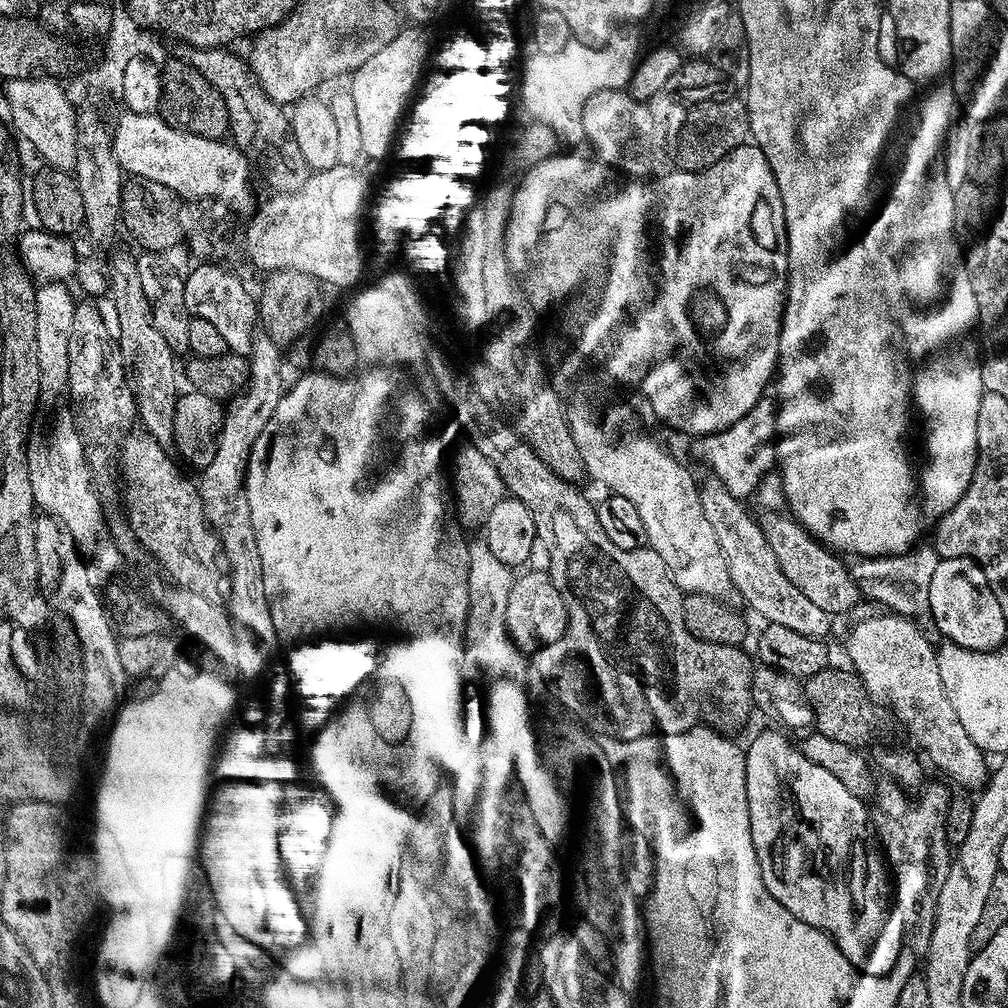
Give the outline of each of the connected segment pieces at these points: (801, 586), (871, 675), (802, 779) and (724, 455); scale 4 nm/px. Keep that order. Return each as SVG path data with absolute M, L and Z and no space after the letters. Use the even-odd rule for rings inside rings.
M784 514L769 515L772 517L768 521L765 519L762 527L766 542L770 542L770 550L774 550L774 558L778 558L778 566L786 575L786 578L794 583L794 586L797 586L798 590L801 590L802 594L810 599L810 602L815 603L817 607L821 607L827 613L839 616L839 614L850 611L862 596L852 576L851 569L846 564L845 566L842 564L841 560L843 559L837 553L830 551L825 545L811 537L791 515L780 515Z
M884 614L886 616L870 616L866 620L860 620L848 632L848 660L847 663L851 665L860 681L864 683L864 689L868 692L873 700L879 702L881 705L892 704L892 708L896 711L896 716L906 726L909 734L913 740L924 750L923 755L946 775L956 780L958 783L968 787L976 788L975 790L983 789L990 778L990 764L986 762L986 754L972 742L972 738L968 736L962 723L958 719L958 714L954 714L954 706L950 706L950 698L946 698L946 686L942 686L942 677L938 674L938 658L936 657L936 648L927 641L924 637L925 632L919 628L914 619L908 619L907 616L899 616L895 614Z
M764 732L749 748L746 748L746 794L750 806L750 826L756 857L760 860L762 876L770 894L774 898L778 898L778 902L782 902L782 906L786 906L786 910L790 910L790 914L794 914L794 918L806 922L812 928L819 928L820 931L827 932L832 941L840 947L842 954L846 954L848 961L858 971L871 976L885 975L884 956L895 958L902 951L902 929L899 916L894 914L894 884L890 879L890 869L885 861L880 842L876 839L876 829L870 819L870 812L865 801L859 796L850 794L850 790L846 790L846 786L842 786L842 782L838 782L838 778L834 778L834 774L830 774L830 770L810 762L810 758L802 755L799 747L795 743L791 744L780 732Z
M764 395L747 414L726 430L701 436L695 441L696 452L708 463L707 471L716 476L730 490L730 494L748 498L756 491L762 478L773 471L776 459L776 410L778 404L771 395Z

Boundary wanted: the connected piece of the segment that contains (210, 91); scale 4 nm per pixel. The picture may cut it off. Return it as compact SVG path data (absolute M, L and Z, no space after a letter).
M179 58L168 60L160 68L160 106L158 114L171 128L198 134L211 140L221 139L229 131L226 102L194 66Z

